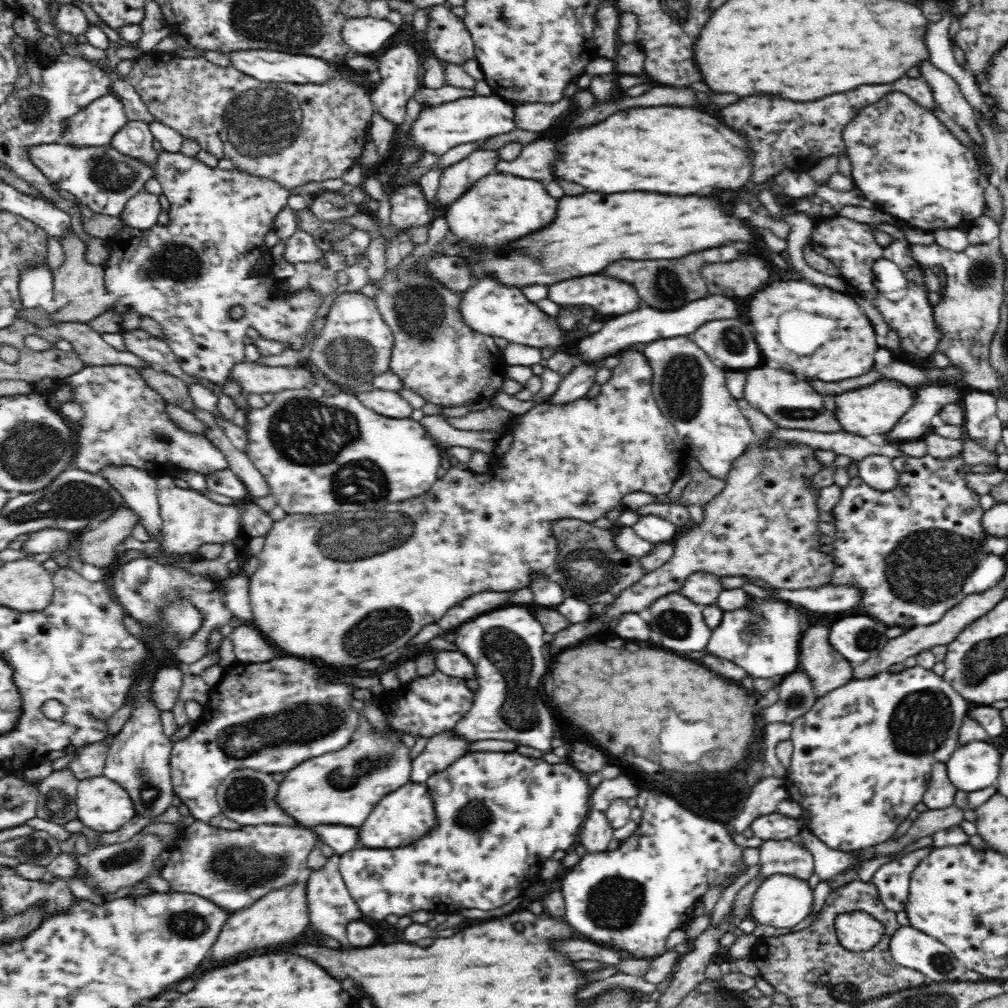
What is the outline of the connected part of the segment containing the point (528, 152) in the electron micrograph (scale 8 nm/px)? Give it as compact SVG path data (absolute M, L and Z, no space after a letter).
M538 140L538 142L532 142L530 146L524 146L522 154L513 161L500 159L496 170L498 173L507 172L514 176L532 178L532 180L548 184L550 180L554 180L552 168L554 168L556 156L558 156L558 142Z

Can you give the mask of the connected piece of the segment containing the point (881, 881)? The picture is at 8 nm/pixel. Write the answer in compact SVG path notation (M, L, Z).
M924 846L906 854L900 854L882 864L872 876L872 884L878 890L881 902L888 911L905 910L909 898L909 882L916 865L930 854L936 846Z

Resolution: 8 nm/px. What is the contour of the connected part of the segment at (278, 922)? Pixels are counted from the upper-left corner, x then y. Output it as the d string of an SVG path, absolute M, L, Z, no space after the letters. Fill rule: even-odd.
M306 878L298 880L298 884L286 884L286 887L266 894L250 908L231 913L228 922L224 924L224 928L212 945L212 960L230 962L238 956L246 957L258 953L266 946L276 946L301 939L301 934L310 924L306 885Z

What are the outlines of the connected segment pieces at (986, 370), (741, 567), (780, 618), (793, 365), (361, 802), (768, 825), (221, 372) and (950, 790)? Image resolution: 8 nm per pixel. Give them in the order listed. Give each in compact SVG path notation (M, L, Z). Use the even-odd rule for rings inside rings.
M912 242L910 252L922 268L942 266L946 274L946 285L942 288L940 303L933 307L932 314L934 325L941 334L936 351L947 354L951 364L959 366L965 372L963 385L969 389L1004 392L1006 383L998 379L998 373L988 363L990 342L996 334L1004 300L1002 256L994 256L986 243L968 246L964 252L952 252L938 243L924 246Z
M756 445L751 446L748 452L744 452L744 454L739 456L739 459L736 459L734 464L732 464L732 471L727 475L728 480L726 480L726 486L724 486L722 492L719 492L711 501L708 501L703 506L704 516L702 524L689 528L682 534L682 536L680 536L680 538L673 542L675 545L674 556L672 556L672 558L670 558L668 562L665 562L660 568L657 568L654 572L644 575L640 580L638 580L638 582L635 582L632 586L629 586L626 590L620 592L618 598L616 598L612 604L605 606L604 612L606 612L606 614L604 614L604 616L596 616L596 618L592 618L588 622L572 624L572 626L568 626L566 630L562 630L562 632L558 632L556 636L552 636L552 652L556 654L556 652L564 650L566 646L574 646L574 644L582 642L582 640L586 637L596 635L602 630L602 624L608 624L610 620L618 618L620 614L642 612L647 605L652 604L654 601L658 600L658 598L666 596L666 594L679 591L682 588L686 578L694 572L709 572L719 577L749 576L753 579L765 581L770 587L788 590L800 590L803 588L812 589L828 584L828 582L830 582L830 576L832 576L832 570L834 570L834 557L832 557L829 552L817 552L817 550L815 550L818 546L821 546L818 541L818 536L820 536L821 533L816 527L816 524L818 524L819 521L819 512L815 503L819 492L818 489L812 491L812 489L809 488L811 486L811 477L818 472L821 472L820 463L818 463L814 457L814 449L808 445L800 446L800 448L786 448L786 450L765 450L764 448L757 448Z
M746 595L746 606L724 611L720 624L710 634L707 652L734 662L752 678L784 678L799 670L801 638L805 631L802 611L786 600Z
M798 280L774 282L770 286L764 286L750 300L748 318L756 330L756 342L760 344L762 354L770 360L776 360L784 370L794 372L798 378L840 382L846 378L860 376L868 368L874 366L874 352L878 350L878 344L876 344L876 334L874 334L874 328L872 328L868 316L862 314L860 306L850 296L844 296L826 286L812 286L806 282L798 282ZM792 310L818 314L824 318L834 318L838 322L838 328L830 334L832 338L828 342L824 342L812 356L802 358L802 354L790 352L788 346L780 338L782 336L780 334L780 316L786 312L792 312Z
M360 713L358 728L346 748L315 756L285 772L274 801L292 819L294 826L310 830L322 825L357 828L387 794L410 781L408 752L410 749L402 739L374 731Z
M779 812L756 818L751 824L754 836L765 840L793 839L798 837L805 823L800 818L790 818Z
M162 151L157 157L154 178L160 182L164 196L172 205L169 224L156 224L148 230L125 224L116 236L106 239L111 255L102 266L104 280L107 290L117 296L111 308L122 314L132 308L141 317L153 318L160 324L161 338L169 344L182 370L187 375L204 377L217 384L226 382L232 367L246 359L241 340L247 328L256 328L265 339L285 342L298 351L320 306L320 297L312 289L284 295L283 280L276 279L268 265L260 267L258 273L256 265L268 254L264 236L274 229L274 218L280 210L287 208L291 192L275 180L252 176L240 169L224 171L220 167L208 167L182 153Z
M934 763L931 768L930 781L924 792L922 802L928 809L943 809L953 805L957 788L947 775L946 763Z

